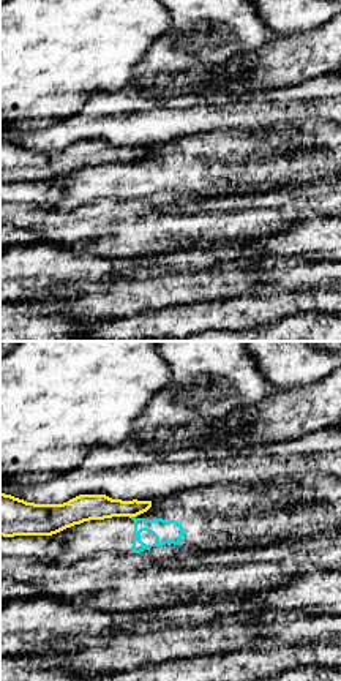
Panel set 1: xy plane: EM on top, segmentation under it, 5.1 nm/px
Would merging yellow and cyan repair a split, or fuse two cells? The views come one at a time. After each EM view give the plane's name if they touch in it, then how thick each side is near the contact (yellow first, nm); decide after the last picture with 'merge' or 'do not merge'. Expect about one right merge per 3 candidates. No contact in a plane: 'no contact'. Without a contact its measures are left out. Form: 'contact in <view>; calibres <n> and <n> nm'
contact in xy; calibres 140 and 120 nm

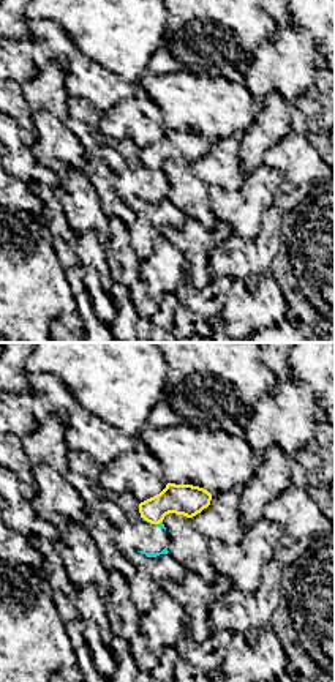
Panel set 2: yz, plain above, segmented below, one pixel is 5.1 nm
contact in yz; calibres 160 and 20 nm

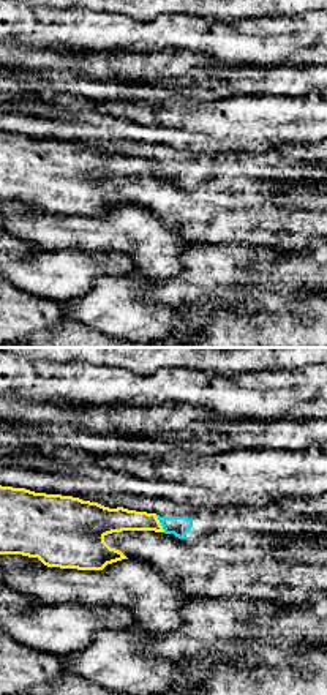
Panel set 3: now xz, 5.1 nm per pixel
contact in xz; calibres 130 and 100 nm

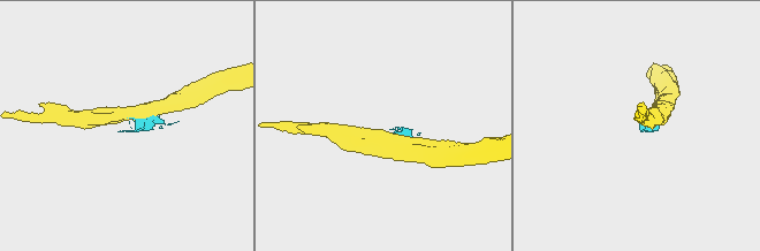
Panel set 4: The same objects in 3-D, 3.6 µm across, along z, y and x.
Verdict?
do not merge

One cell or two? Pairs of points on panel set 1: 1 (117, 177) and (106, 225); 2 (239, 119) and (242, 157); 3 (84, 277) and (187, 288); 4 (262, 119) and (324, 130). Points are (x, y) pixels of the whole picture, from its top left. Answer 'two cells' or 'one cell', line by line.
1: two cells
2: two cells
3: one cell
4: two cells

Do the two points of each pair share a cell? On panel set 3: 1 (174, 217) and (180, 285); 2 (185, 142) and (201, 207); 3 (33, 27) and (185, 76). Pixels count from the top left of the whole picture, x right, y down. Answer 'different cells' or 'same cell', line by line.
1: different cells
2: different cells
3: different cells

